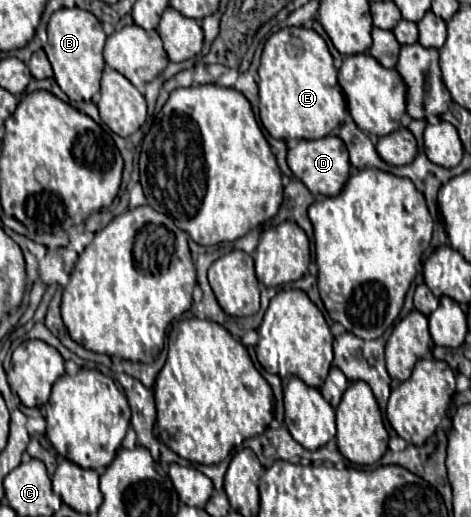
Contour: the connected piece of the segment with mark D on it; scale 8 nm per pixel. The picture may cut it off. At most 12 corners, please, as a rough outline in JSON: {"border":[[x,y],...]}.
{"border":[[337,135],[299,141],[287,163],[313,195],[337,195],[351,169]]}

